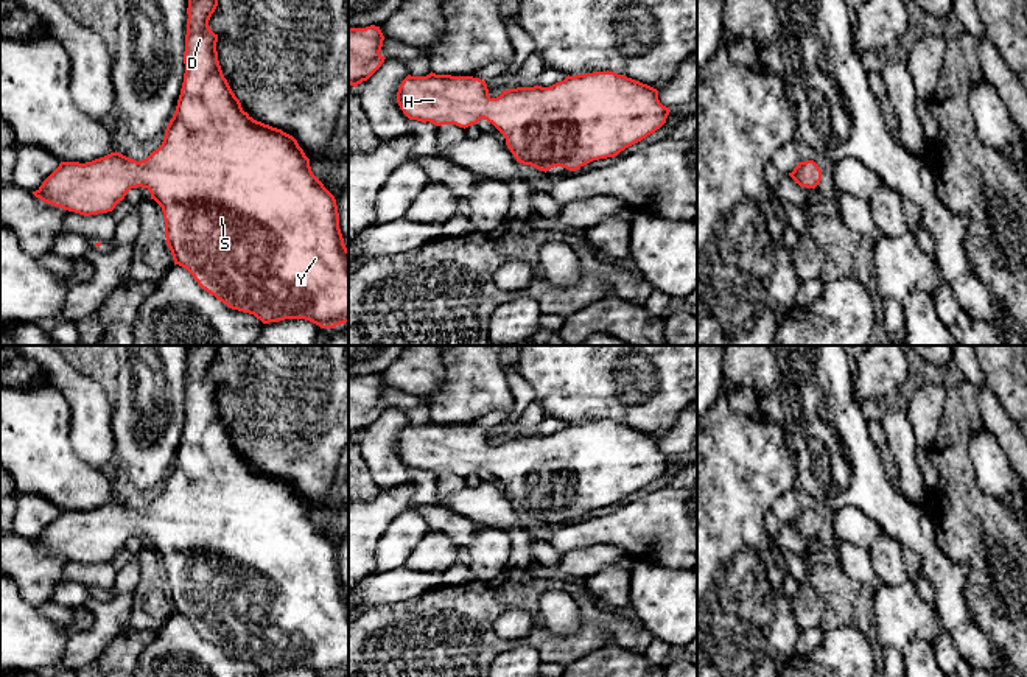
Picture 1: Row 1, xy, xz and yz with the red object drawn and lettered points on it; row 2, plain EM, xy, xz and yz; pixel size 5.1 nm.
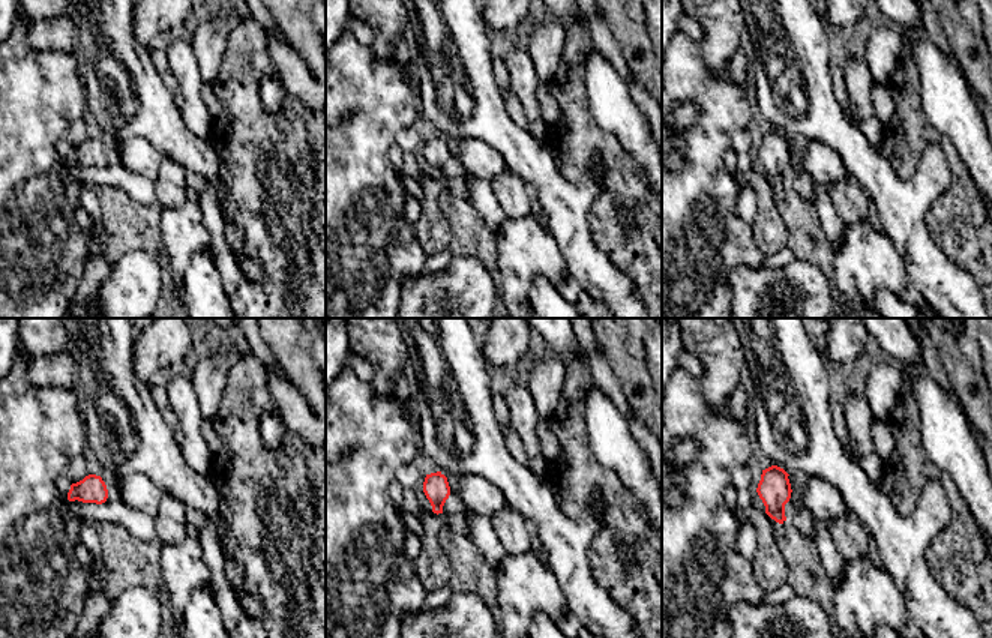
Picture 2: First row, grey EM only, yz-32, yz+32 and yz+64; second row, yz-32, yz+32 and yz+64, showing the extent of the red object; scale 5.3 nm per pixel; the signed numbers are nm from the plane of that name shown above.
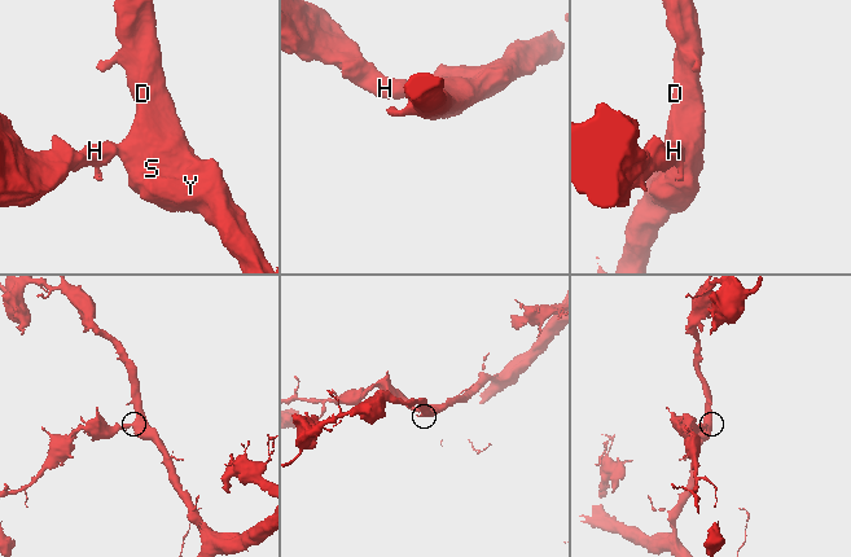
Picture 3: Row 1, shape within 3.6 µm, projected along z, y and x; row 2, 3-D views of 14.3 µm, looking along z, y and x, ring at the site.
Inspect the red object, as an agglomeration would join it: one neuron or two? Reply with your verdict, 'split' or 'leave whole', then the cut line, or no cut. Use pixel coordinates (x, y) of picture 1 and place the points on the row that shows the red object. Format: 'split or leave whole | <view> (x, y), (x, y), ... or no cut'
leave whole | no cut

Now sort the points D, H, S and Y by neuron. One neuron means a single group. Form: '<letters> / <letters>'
D H S Y

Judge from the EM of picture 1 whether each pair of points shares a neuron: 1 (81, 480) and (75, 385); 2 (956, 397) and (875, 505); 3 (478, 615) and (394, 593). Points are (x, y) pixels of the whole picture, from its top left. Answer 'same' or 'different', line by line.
1: different
2: different
3: different

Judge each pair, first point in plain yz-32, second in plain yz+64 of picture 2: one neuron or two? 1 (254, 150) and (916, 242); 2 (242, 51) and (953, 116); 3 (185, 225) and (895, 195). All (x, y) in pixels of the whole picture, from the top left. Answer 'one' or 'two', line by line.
1: two
2: two
3: two

